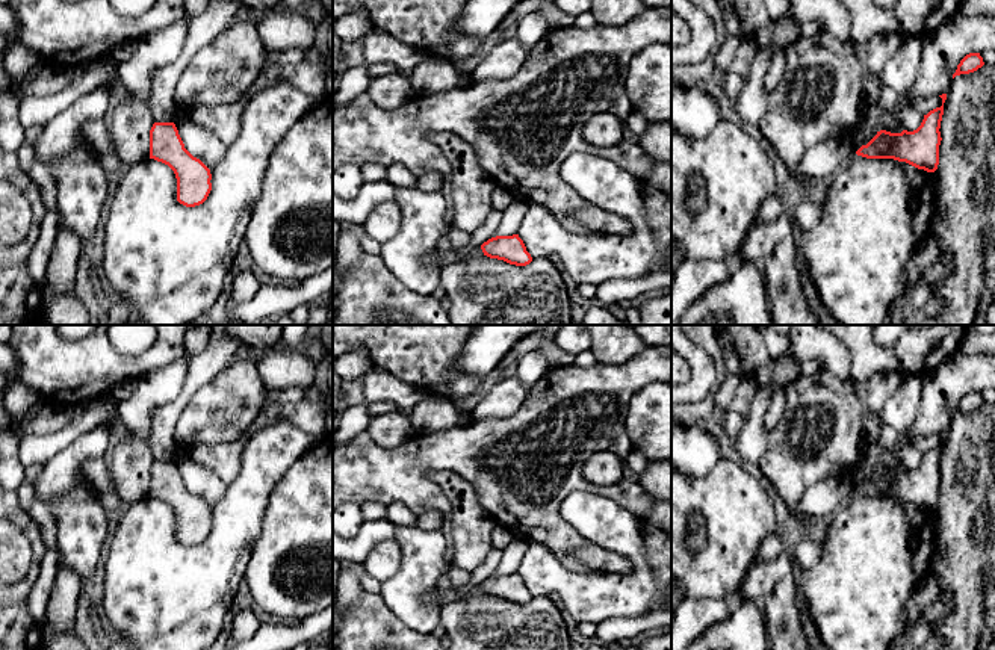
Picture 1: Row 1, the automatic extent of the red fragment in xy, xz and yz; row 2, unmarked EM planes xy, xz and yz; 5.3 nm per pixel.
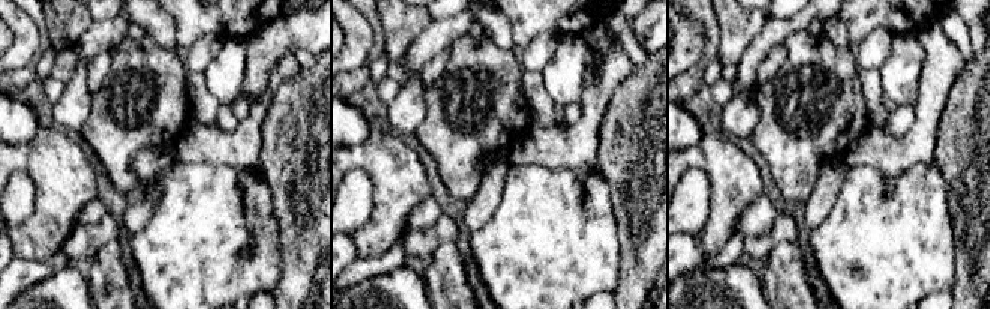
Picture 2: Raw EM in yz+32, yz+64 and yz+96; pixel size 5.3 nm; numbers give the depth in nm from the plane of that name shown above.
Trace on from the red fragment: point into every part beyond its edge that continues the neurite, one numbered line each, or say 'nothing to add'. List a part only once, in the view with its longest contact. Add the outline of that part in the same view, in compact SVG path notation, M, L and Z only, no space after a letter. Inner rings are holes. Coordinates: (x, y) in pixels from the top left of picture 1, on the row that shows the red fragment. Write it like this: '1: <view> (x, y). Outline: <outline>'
nothing to add

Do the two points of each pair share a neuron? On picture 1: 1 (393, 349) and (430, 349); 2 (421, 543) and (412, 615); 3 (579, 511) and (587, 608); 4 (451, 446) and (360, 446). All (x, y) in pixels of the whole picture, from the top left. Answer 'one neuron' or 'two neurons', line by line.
1: one neuron
2: one neuron
3: one neuron
4: one neuron

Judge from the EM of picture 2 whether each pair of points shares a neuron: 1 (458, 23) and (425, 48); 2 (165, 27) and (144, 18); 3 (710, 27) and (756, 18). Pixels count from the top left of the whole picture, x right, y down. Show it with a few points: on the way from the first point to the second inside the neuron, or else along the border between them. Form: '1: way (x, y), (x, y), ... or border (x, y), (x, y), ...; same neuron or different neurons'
1: way (450, 27), (432, 41); same neuron
2: way (161, 26), (153, 18), (149, 18); same neuron
3: border (714, 15), (717, 23), (717, 56); different neurons

